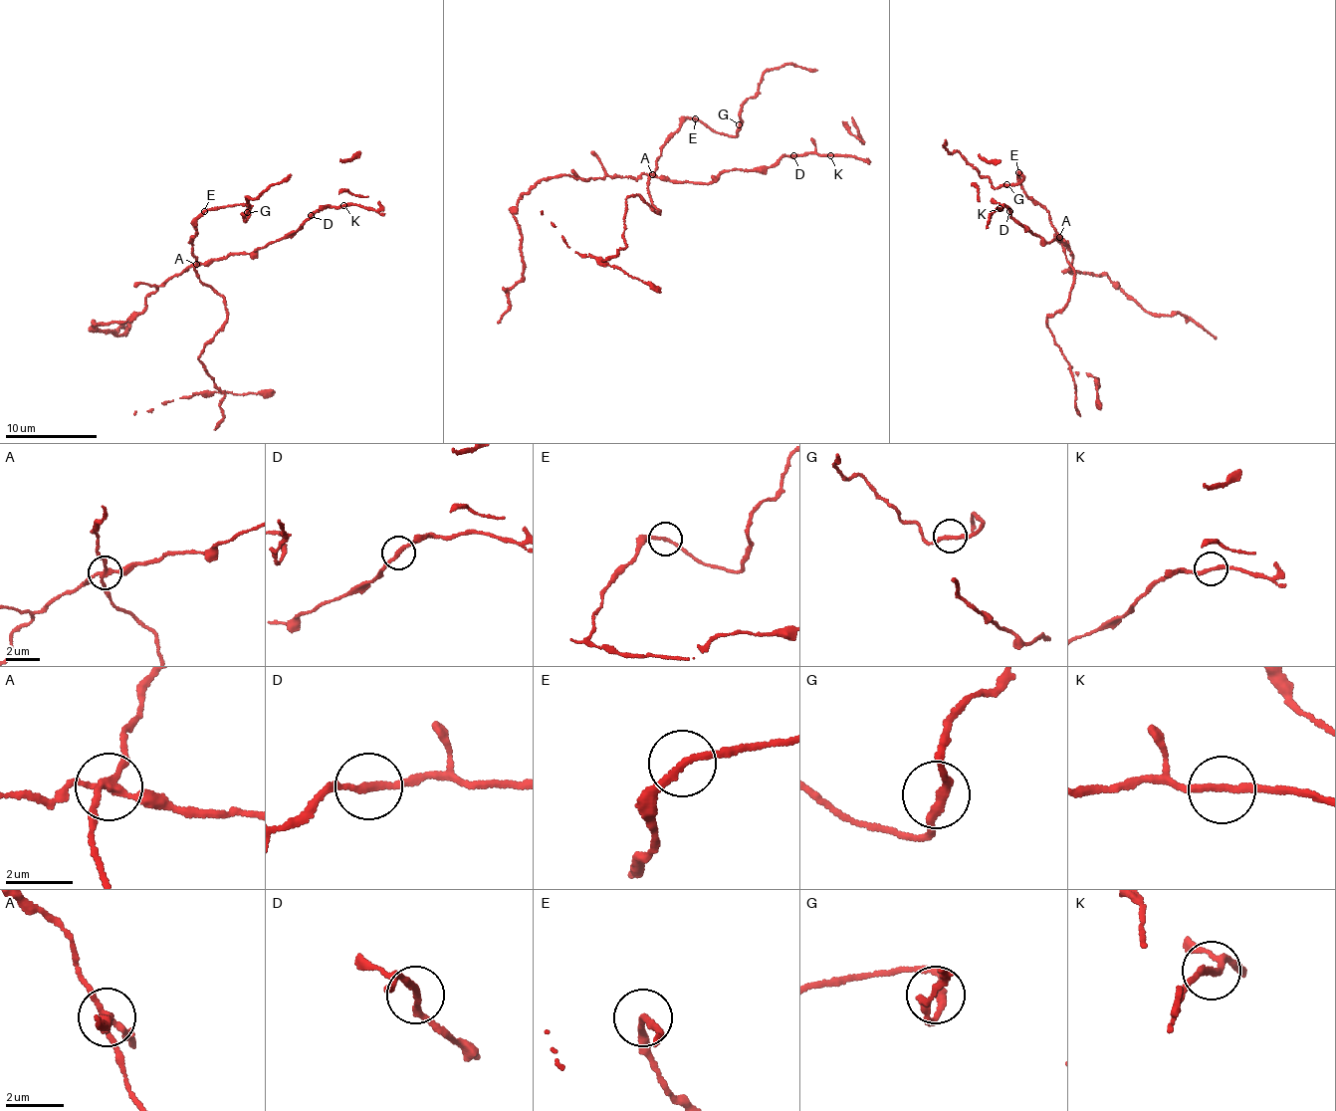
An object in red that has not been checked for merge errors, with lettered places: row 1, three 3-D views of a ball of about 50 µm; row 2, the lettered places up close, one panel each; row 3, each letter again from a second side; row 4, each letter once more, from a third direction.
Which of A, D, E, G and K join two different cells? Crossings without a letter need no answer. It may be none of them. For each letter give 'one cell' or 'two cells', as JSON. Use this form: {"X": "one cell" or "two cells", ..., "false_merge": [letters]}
{"A": "two cells", "D": "two cells", "E": "one cell", "G": "one cell", "K": "one cell", "false_merge": ["A", "D"]}

